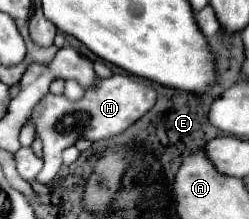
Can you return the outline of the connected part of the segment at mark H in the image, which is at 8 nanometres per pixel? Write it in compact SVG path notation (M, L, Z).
M116 73L110 79L100 79L100 87L86 91L84 99L78 103L68 101L64 95L48 93L34 109L30 119L36 125L36 135L44 143L44 173L36 175L36 183L48 185L54 181L54 175L58 173L60 153L64 151L64 147L74 145L74 141L80 137L98 141L110 135L118 135L126 131L142 115L146 115L154 107L154 103L156 103L156 91L152 91L150 85L134 81L134 77L122 73Z

